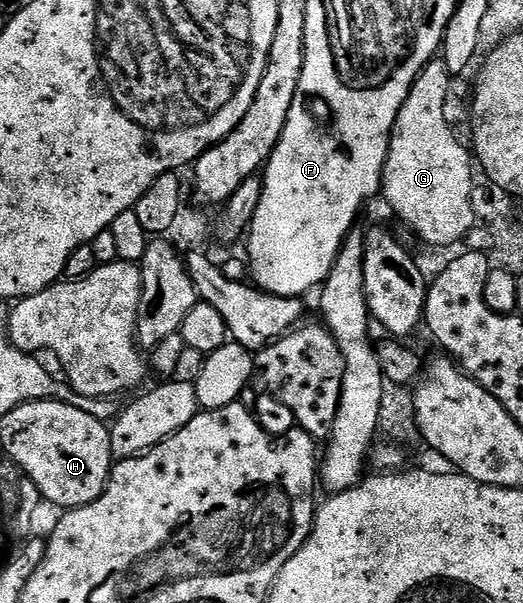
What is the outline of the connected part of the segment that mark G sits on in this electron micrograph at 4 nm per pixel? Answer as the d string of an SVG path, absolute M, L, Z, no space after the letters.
M442 58L432 59L424 66L422 73L420 73L410 88L406 104L402 104L402 108L398 112L398 120L396 127L392 129L392 139L390 140L390 148L386 156L386 164L384 165L384 181L382 183L382 198L388 201L388 206L421 238L424 242L429 242L432 246L452 246L455 242L460 242L472 230L472 225L477 225L478 219L476 217L476 209L472 207L472 195L474 193L474 185L472 186L472 166L474 170L474 158L470 153L469 147L464 146L456 139L456 134L452 131L452 126L448 123L448 97L450 97L449 82L452 75L445 66Z

